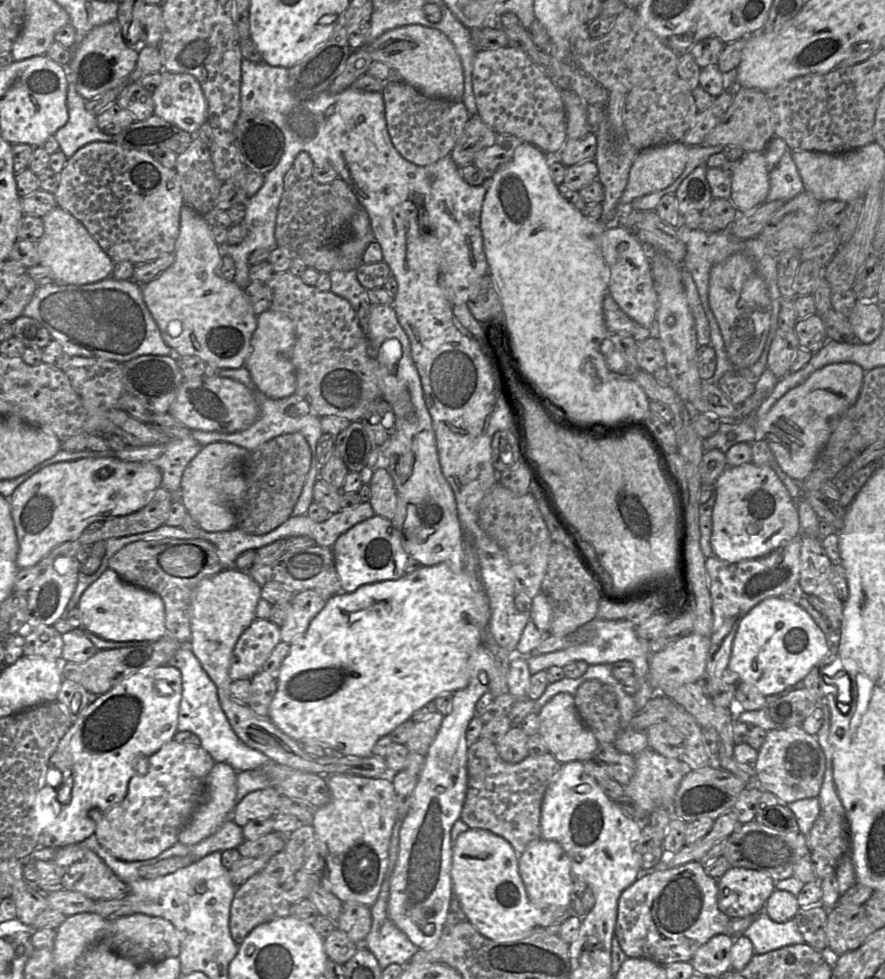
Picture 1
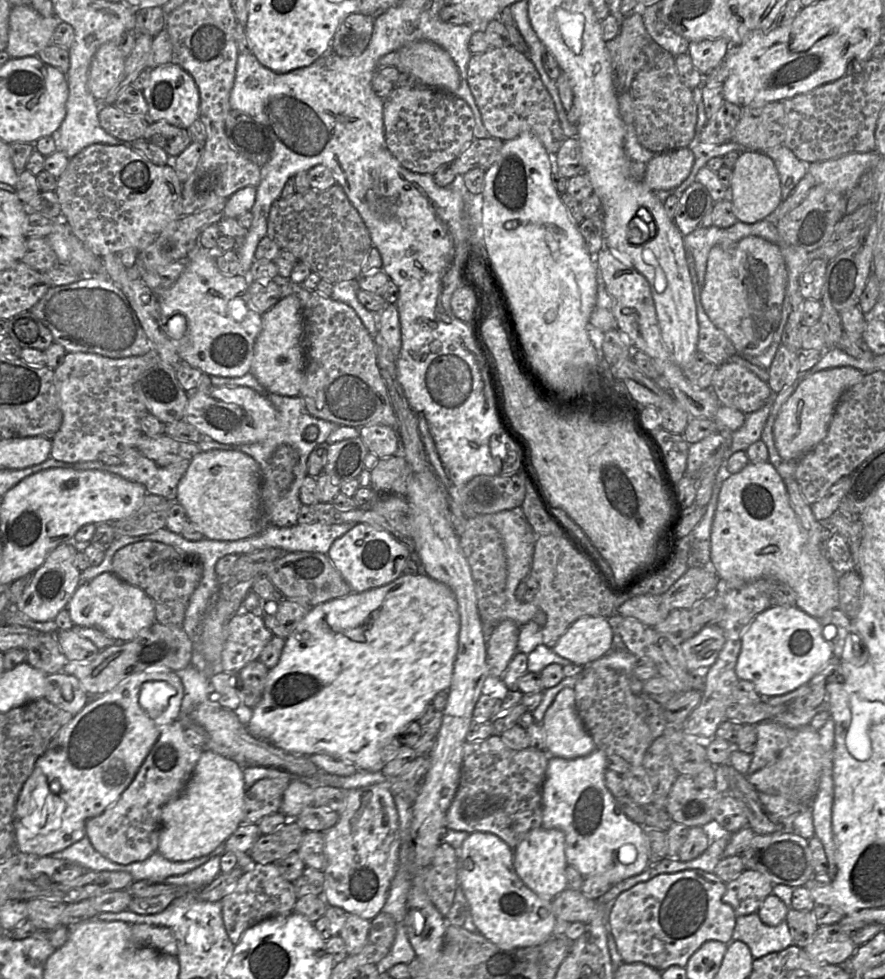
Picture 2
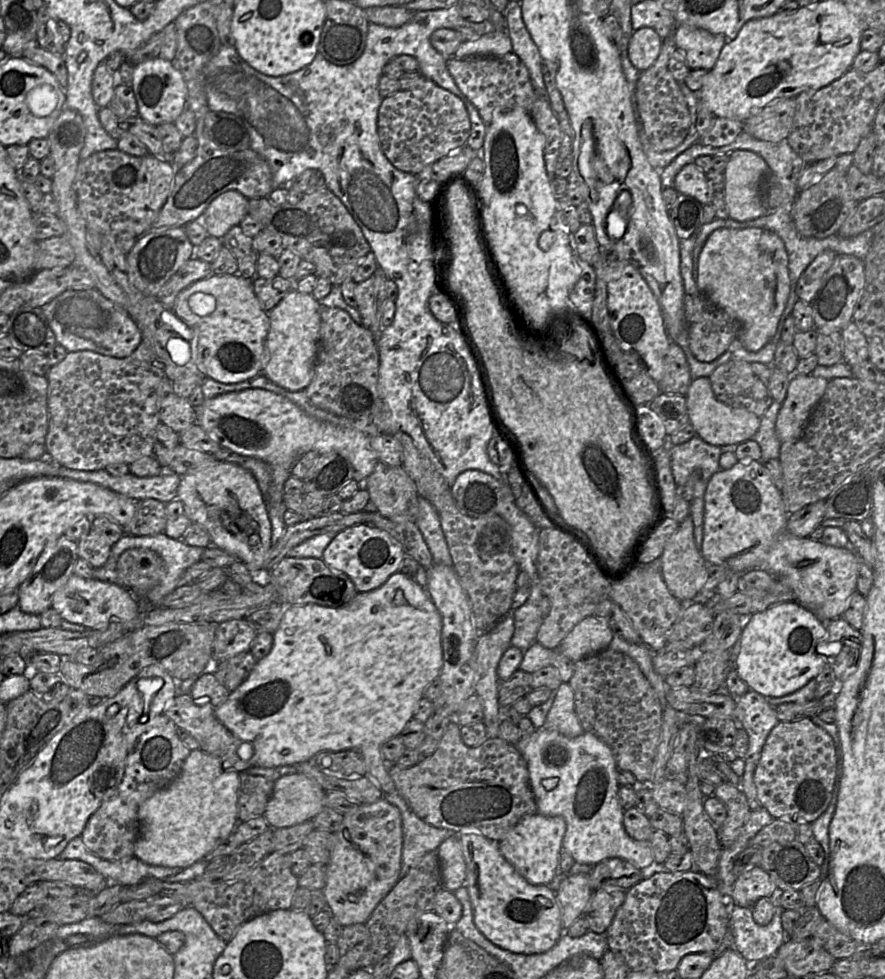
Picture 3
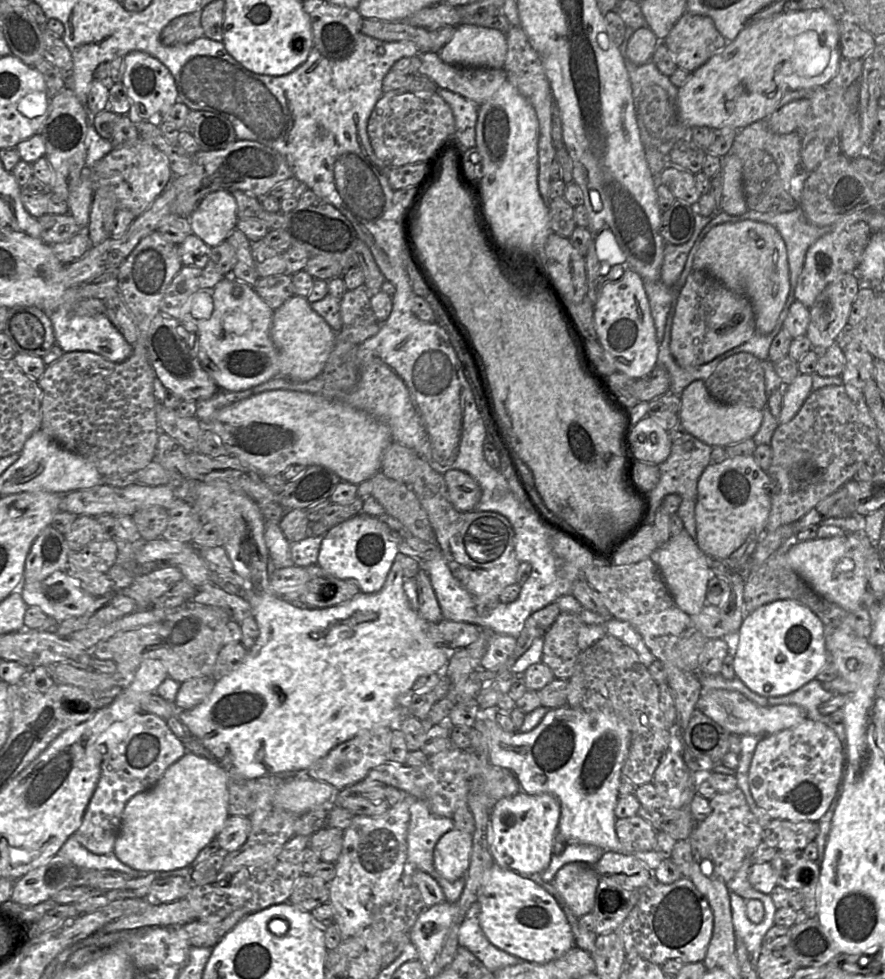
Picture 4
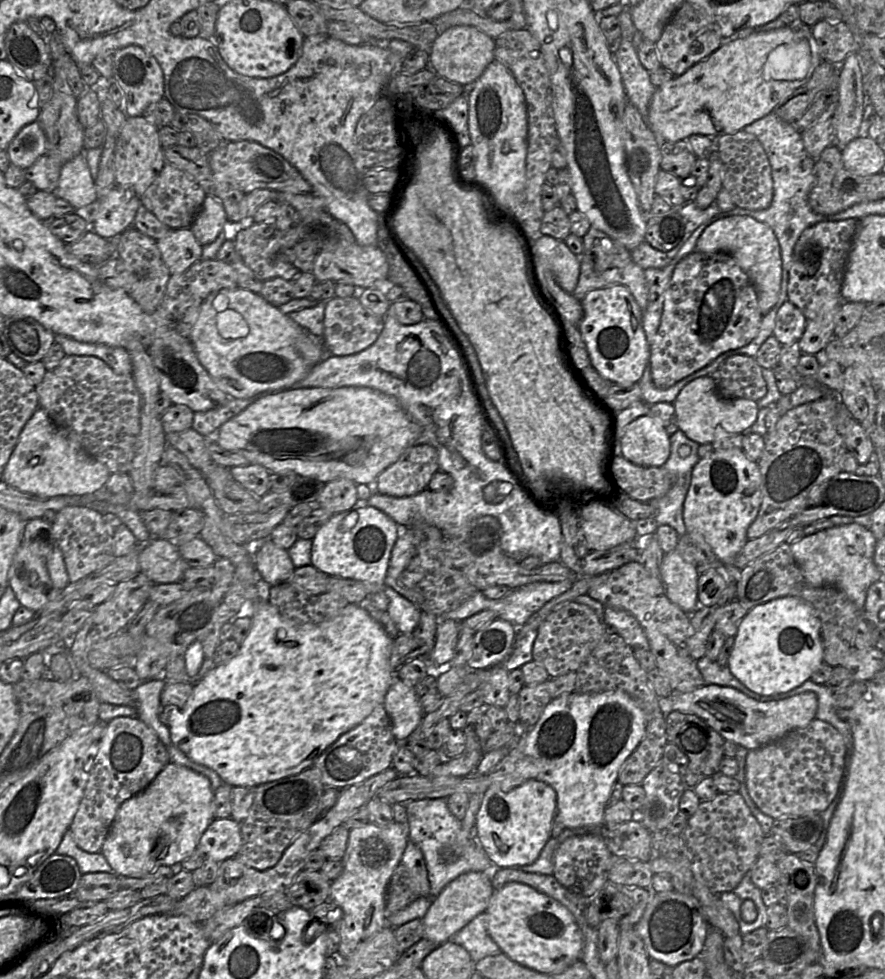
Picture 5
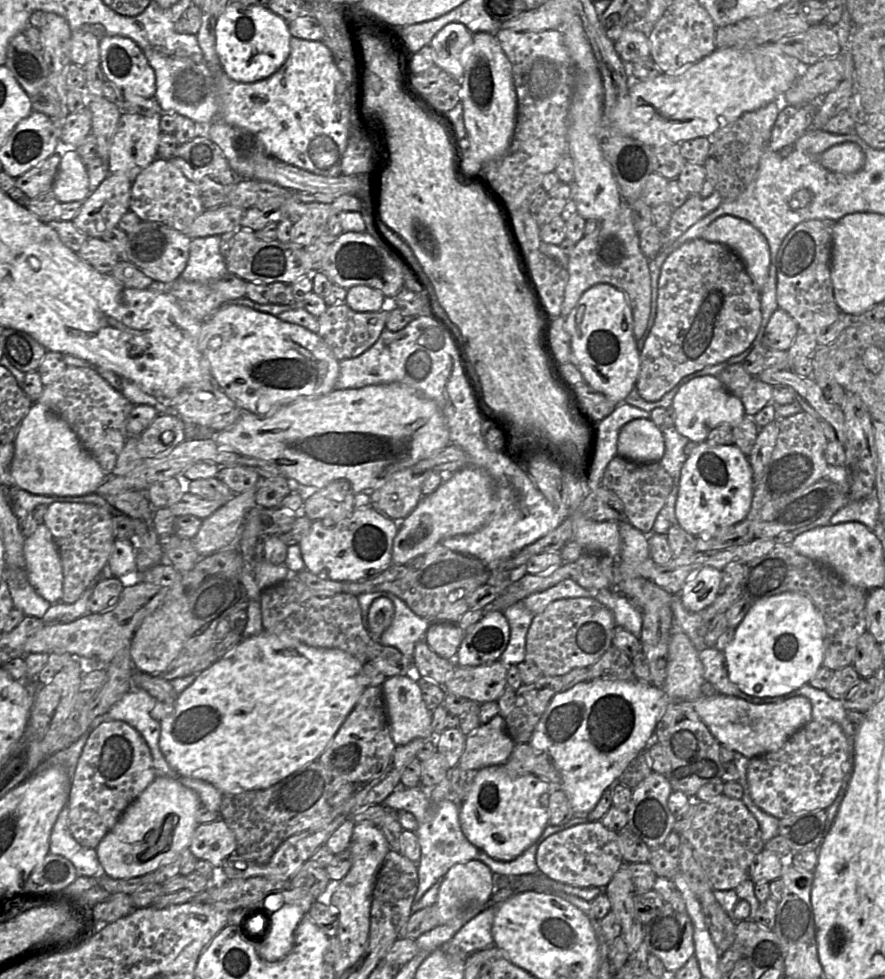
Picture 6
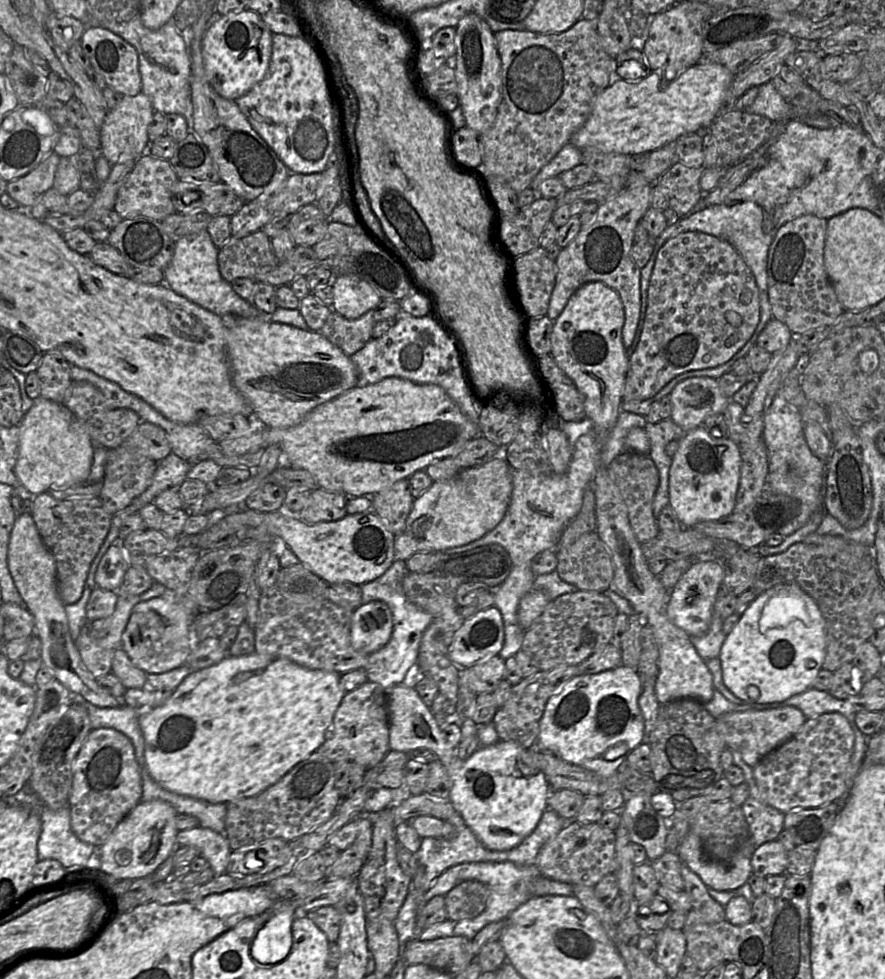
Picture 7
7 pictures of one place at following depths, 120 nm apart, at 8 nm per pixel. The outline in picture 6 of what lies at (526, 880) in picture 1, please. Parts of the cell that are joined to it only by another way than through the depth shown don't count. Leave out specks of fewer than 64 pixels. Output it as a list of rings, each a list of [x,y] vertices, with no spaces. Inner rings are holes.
[[[503,765],[485,767],[476,772],[470,791],[459,805],[459,820],[466,838],[490,857],[511,861],[529,848],[549,824],[549,798],[553,786],[535,775],[511,776]]]

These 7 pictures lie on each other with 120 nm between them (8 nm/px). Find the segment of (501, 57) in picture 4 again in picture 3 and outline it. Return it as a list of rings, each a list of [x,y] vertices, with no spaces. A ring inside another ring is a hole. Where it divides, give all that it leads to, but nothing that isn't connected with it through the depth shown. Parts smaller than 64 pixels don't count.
[[[495,30],[477,40],[462,42],[454,53],[457,59],[475,56],[503,56],[513,52],[512,42],[507,31]]]

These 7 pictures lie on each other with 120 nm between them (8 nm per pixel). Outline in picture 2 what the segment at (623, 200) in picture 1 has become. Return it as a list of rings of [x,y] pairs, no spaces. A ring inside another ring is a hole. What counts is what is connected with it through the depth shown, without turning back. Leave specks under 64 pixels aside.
[[[690,147],[655,154],[647,163],[642,182],[651,191],[675,188],[687,178],[693,162]]]

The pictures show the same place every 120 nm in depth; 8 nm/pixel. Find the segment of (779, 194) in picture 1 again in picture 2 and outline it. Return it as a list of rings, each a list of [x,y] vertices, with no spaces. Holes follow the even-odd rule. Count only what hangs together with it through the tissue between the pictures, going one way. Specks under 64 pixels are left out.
[[[784,144],[759,152],[763,152],[774,162],[780,180],[781,201],[786,199],[807,173],[808,163],[799,160]]]

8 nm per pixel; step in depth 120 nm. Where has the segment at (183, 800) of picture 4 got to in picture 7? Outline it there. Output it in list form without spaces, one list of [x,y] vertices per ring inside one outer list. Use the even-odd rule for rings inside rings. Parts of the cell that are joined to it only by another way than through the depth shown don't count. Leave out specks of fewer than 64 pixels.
[[[162,800],[140,801],[115,827],[99,849],[99,871],[115,879],[150,876],[176,849],[178,813]]]

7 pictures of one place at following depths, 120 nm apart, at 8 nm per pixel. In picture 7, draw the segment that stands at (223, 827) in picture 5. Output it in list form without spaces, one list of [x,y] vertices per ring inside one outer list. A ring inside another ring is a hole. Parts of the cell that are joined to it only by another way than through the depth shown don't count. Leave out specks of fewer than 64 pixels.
[[[198,826],[178,831],[176,841],[177,846],[190,845],[196,847],[200,856],[204,857],[210,864],[215,876],[226,873],[232,850],[225,834]]]

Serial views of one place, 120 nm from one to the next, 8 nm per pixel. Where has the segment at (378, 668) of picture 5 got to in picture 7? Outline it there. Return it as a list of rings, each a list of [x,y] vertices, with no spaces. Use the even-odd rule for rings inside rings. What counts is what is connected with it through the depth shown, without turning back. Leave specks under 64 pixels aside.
[[[255,652],[240,657],[227,655],[217,664],[192,671],[162,705],[145,709],[139,715],[139,726],[144,738],[144,758],[148,773],[159,786],[168,791],[210,803],[231,802],[256,796],[280,780],[296,764],[306,760],[323,744],[326,739],[326,730],[332,723],[334,714],[346,694],[341,688],[339,679],[339,673],[310,670],[283,657],[260,655]]]

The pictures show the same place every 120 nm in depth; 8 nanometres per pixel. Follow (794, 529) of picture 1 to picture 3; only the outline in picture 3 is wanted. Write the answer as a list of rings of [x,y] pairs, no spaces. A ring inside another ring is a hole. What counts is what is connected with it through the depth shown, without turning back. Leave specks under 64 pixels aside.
[[[753,460],[748,462],[738,461],[733,467],[729,469],[720,469],[718,472],[712,475],[708,482],[704,496],[704,533],[701,553],[707,563],[718,564],[728,570],[728,577],[718,584],[715,592],[717,592],[722,597],[731,597],[735,592],[738,592],[737,582],[742,574],[751,570],[762,570],[781,580],[783,584],[785,584],[792,591],[796,602],[811,611],[819,620],[823,622],[829,622],[832,619],[840,617],[848,607],[852,594],[857,591],[857,555],[851,548],[829,546],[822,543],[821,541],[812,540],[809,537],[801,538],[790,534],[787,530],[788,518],[789,514],[785,510],[781,492],[774,484],[769,471],[764,466],[764,463],[760,460]]]

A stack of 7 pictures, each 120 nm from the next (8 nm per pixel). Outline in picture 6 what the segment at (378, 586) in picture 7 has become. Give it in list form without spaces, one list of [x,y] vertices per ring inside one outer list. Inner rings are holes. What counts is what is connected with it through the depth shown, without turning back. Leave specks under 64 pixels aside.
[[[372,592],[357,596],[366,628],[369,608],[379,597],[388,598],[394,606],[393,620],[379,638],[379,643],[383,646],[392,646],[398,649],[404,657],[413,659],[416,644],[425,639],[426,632],[432,623],[416,615],[396,595],[390,592]]]

